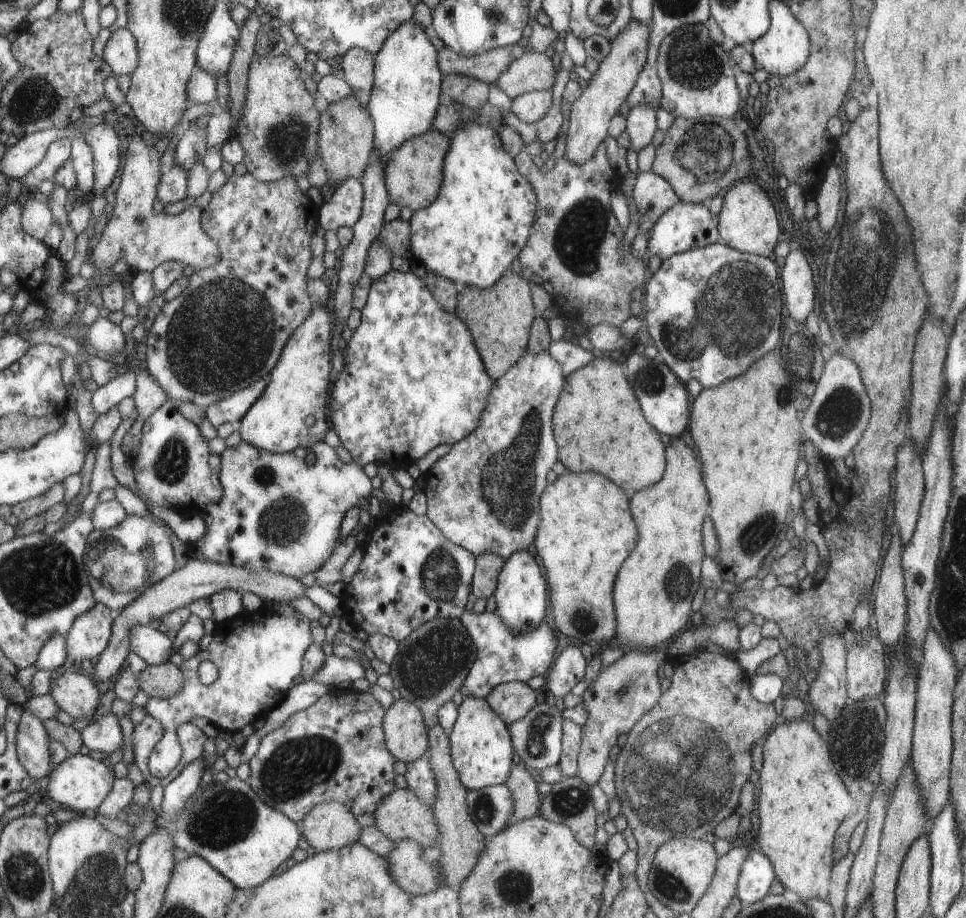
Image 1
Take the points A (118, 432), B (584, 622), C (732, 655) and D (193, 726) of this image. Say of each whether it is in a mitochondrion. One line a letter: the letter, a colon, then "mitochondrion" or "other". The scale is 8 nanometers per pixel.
A: other
B: mitochondrion
C: other
D: other

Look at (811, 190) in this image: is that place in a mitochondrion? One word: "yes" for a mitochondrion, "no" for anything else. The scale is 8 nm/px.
no

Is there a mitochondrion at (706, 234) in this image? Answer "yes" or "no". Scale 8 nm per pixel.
no

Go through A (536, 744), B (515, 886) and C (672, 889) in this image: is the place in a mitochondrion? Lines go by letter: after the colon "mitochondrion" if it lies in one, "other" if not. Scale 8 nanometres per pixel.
A: mitochondrion
B: mitochondrion
C: mitochondrion

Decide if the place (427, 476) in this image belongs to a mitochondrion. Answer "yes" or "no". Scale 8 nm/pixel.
no

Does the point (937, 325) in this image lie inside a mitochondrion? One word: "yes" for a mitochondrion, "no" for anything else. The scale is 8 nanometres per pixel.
no

